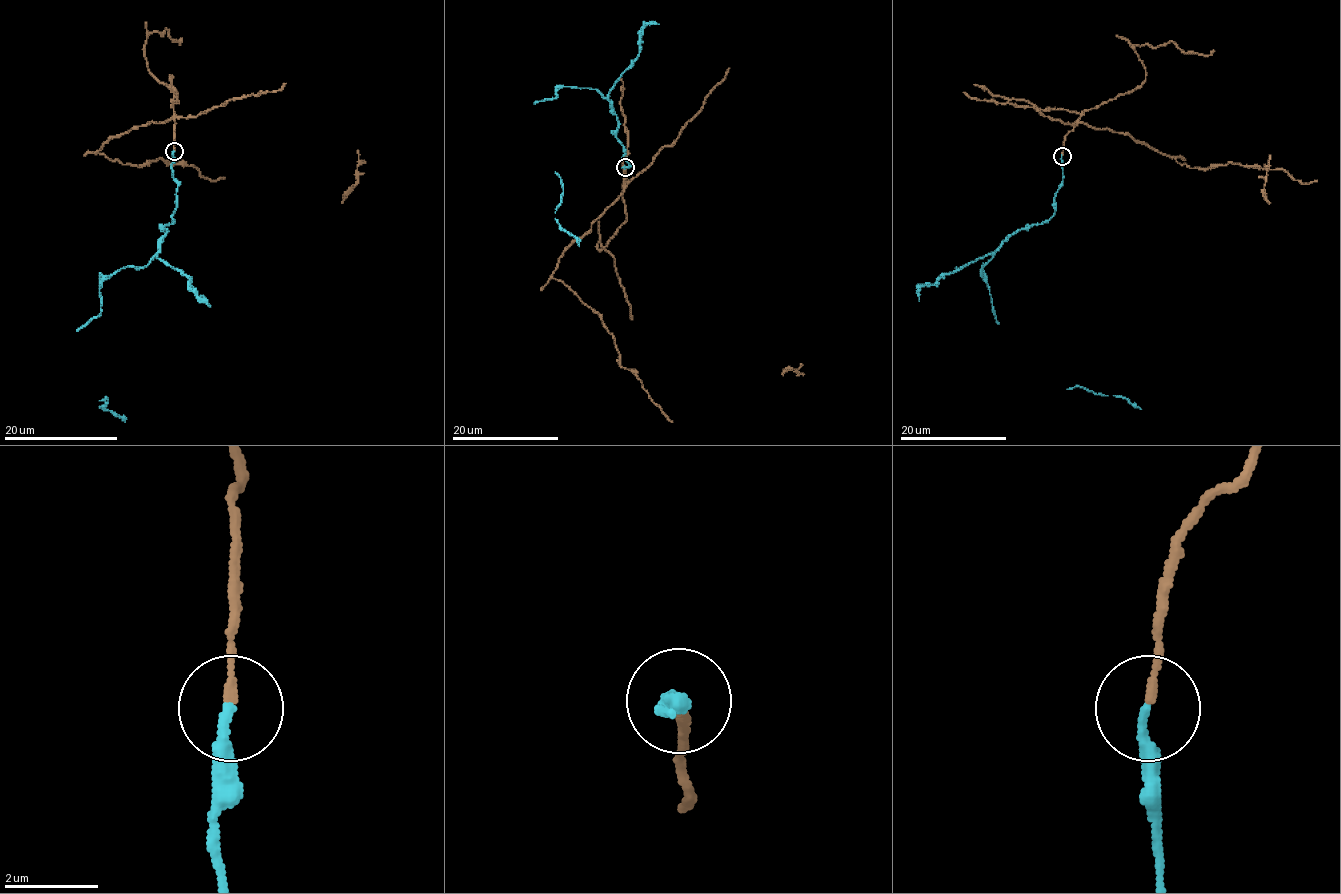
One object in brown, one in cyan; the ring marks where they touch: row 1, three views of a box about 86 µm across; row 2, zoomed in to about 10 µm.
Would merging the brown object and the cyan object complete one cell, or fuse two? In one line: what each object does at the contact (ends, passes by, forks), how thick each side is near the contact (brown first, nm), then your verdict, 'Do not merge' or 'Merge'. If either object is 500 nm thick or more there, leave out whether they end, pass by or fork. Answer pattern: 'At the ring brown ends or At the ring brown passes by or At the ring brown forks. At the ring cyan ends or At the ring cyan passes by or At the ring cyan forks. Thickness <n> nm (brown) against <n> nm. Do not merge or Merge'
At the ring brown ends. At the ring cyan ends. Thickness 180 nm (brown) against 220 nm. Merge

